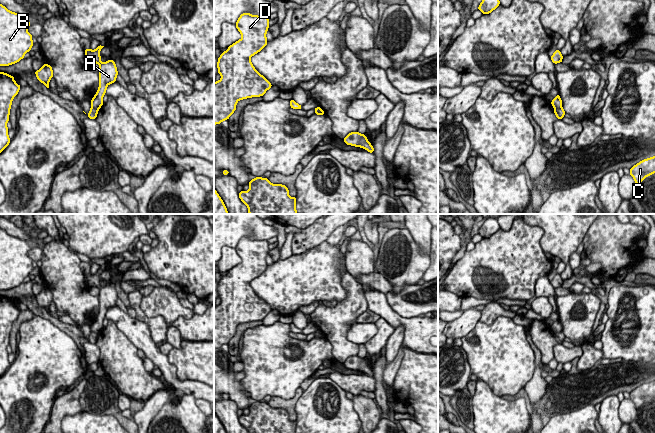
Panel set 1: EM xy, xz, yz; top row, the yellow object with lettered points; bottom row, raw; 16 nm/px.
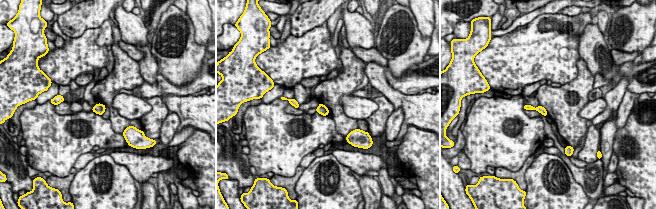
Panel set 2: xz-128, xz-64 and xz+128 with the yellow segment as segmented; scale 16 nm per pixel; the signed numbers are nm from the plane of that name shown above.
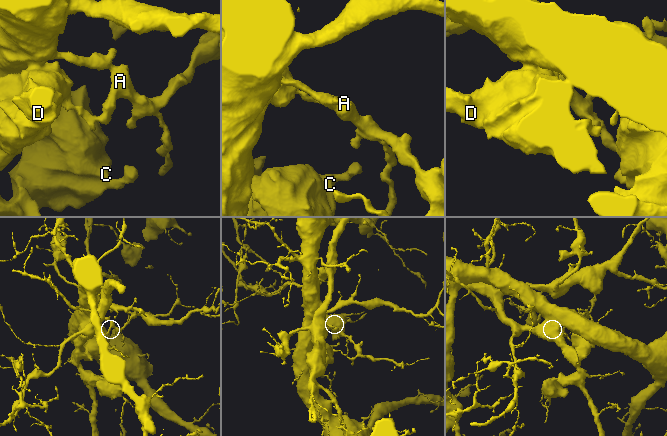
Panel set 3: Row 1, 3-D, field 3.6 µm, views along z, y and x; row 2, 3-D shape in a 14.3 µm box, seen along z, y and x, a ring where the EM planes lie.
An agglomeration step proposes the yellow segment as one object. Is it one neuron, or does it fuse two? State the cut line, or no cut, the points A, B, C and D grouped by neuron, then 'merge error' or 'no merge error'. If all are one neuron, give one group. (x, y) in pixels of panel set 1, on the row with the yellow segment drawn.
yz (561, 107), (554, 109) | A B / C D | merge error

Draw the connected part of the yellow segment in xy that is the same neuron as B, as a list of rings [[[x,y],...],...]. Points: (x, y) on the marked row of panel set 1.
[[[0,4],[0,66],[9,66],[19,62],[31,50],[33,37],[27,31],[30,25],[26,16],[11,12]]]

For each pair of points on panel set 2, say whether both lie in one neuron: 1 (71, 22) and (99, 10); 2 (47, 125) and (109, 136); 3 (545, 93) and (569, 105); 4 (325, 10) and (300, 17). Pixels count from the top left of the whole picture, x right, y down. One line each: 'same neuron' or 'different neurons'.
1: same neuron
2: same neuron
3: same neuron
4: same neuron

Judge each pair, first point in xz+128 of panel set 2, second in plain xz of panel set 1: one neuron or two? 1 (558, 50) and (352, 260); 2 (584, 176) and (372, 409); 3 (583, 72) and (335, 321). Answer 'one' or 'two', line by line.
1: two
2: one
3: one

